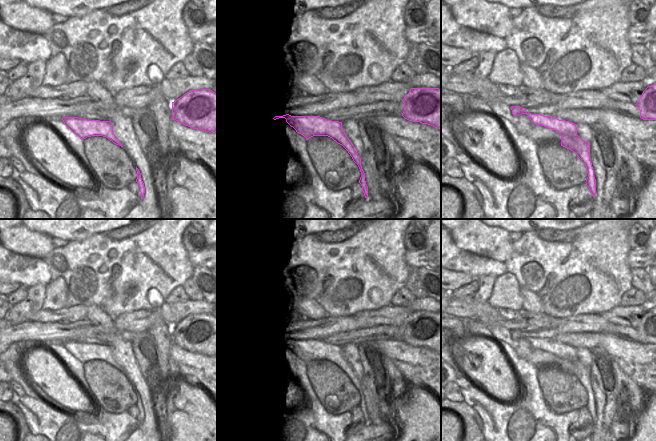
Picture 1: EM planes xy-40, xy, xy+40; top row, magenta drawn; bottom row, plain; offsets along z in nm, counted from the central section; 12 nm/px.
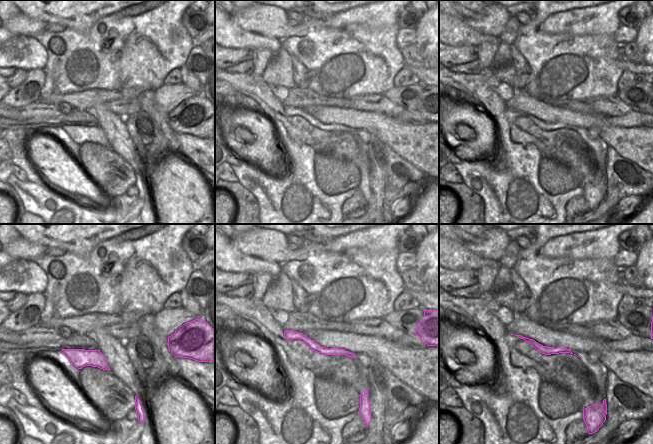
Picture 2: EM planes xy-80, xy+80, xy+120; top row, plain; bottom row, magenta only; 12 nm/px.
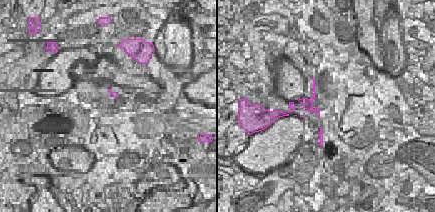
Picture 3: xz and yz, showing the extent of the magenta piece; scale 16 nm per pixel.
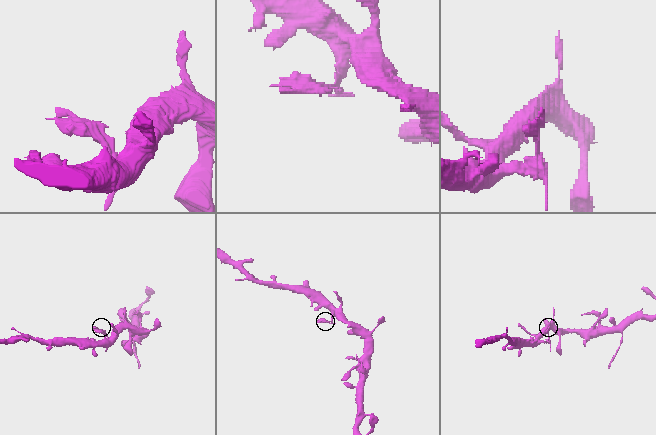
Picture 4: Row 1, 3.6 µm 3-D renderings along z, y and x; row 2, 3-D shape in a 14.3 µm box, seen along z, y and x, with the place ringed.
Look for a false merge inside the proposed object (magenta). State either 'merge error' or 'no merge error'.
no merge error

